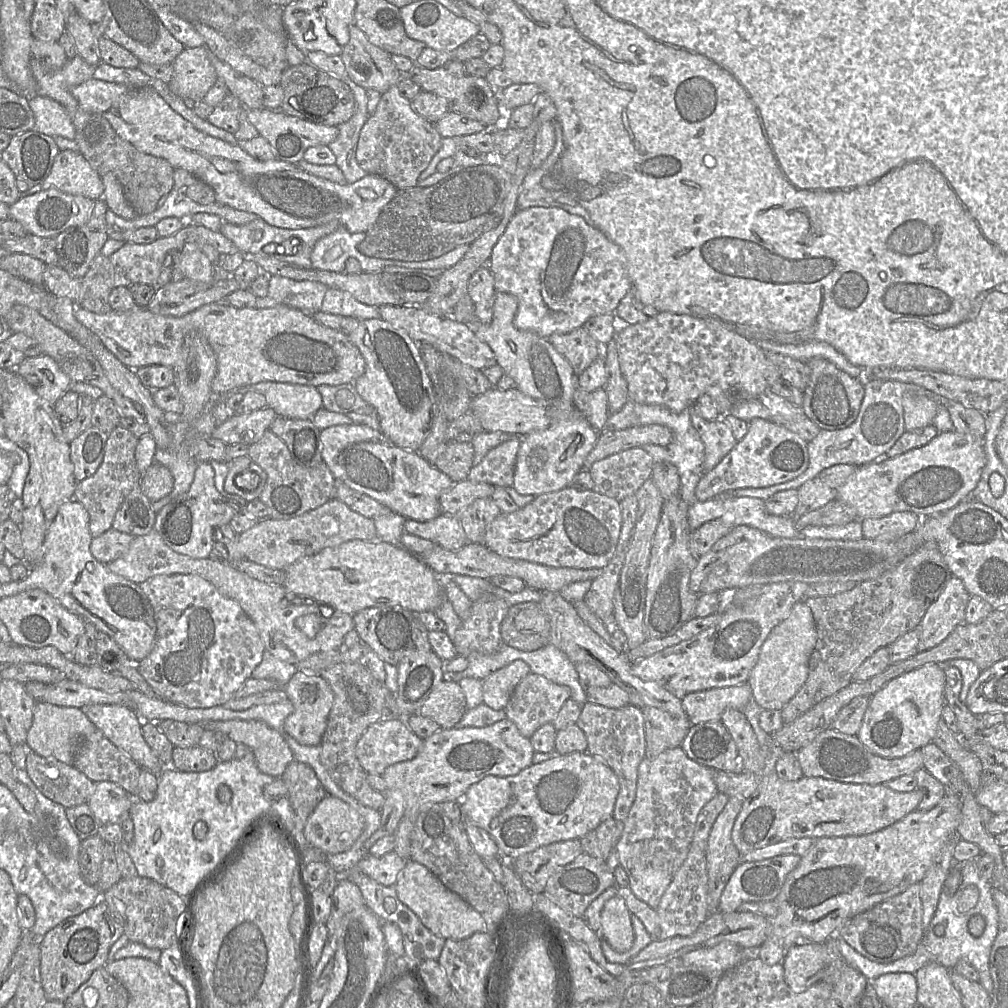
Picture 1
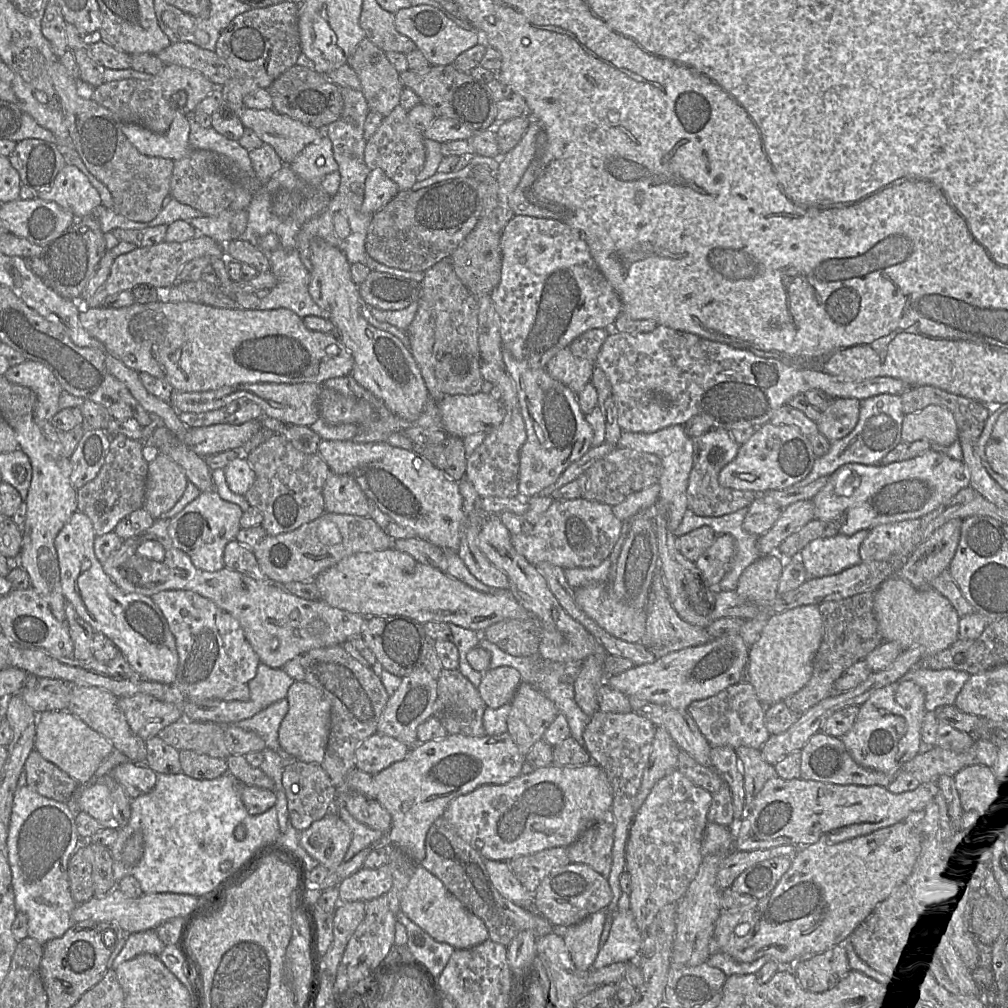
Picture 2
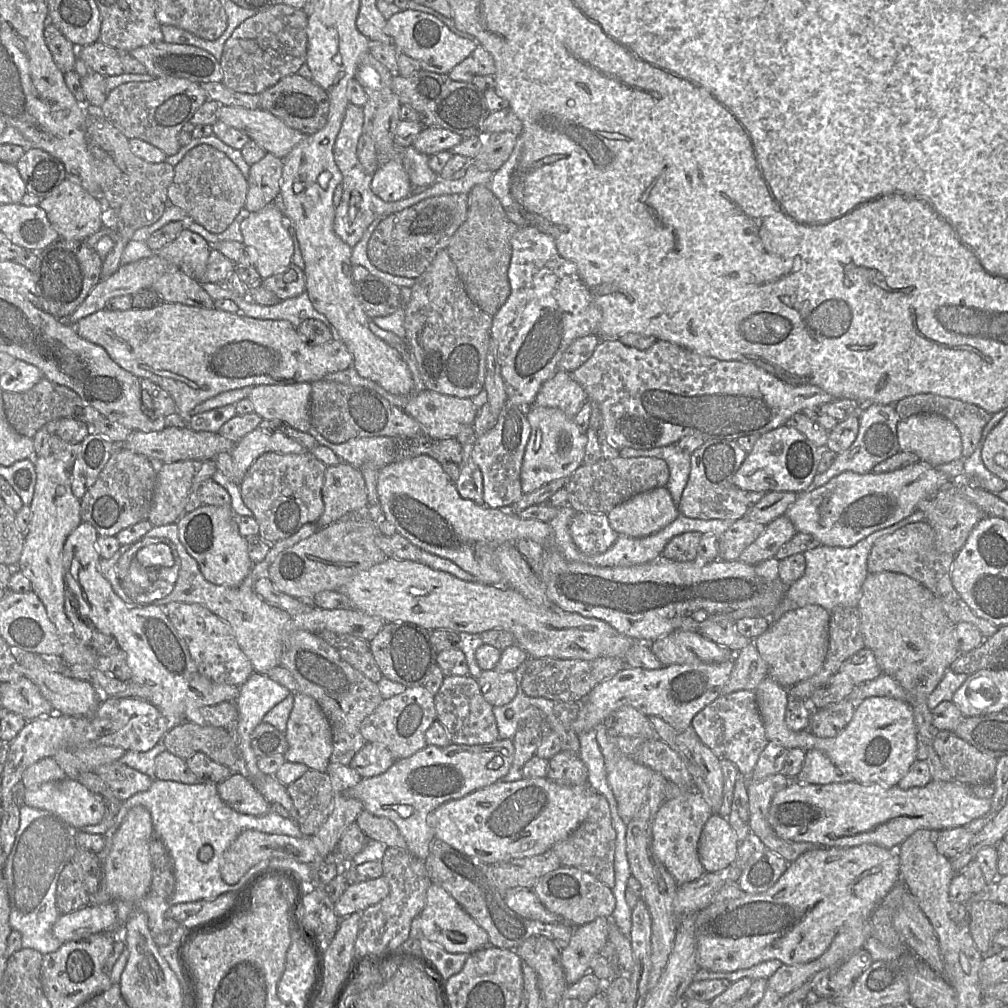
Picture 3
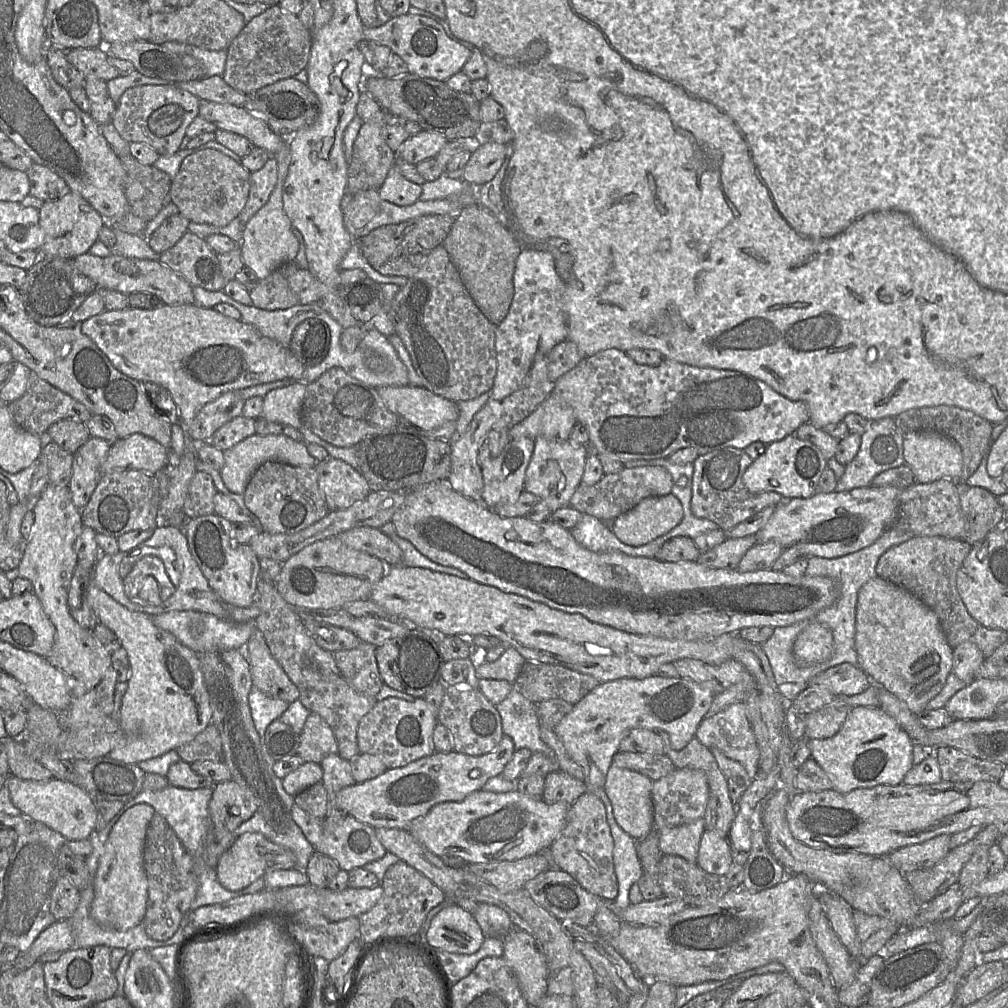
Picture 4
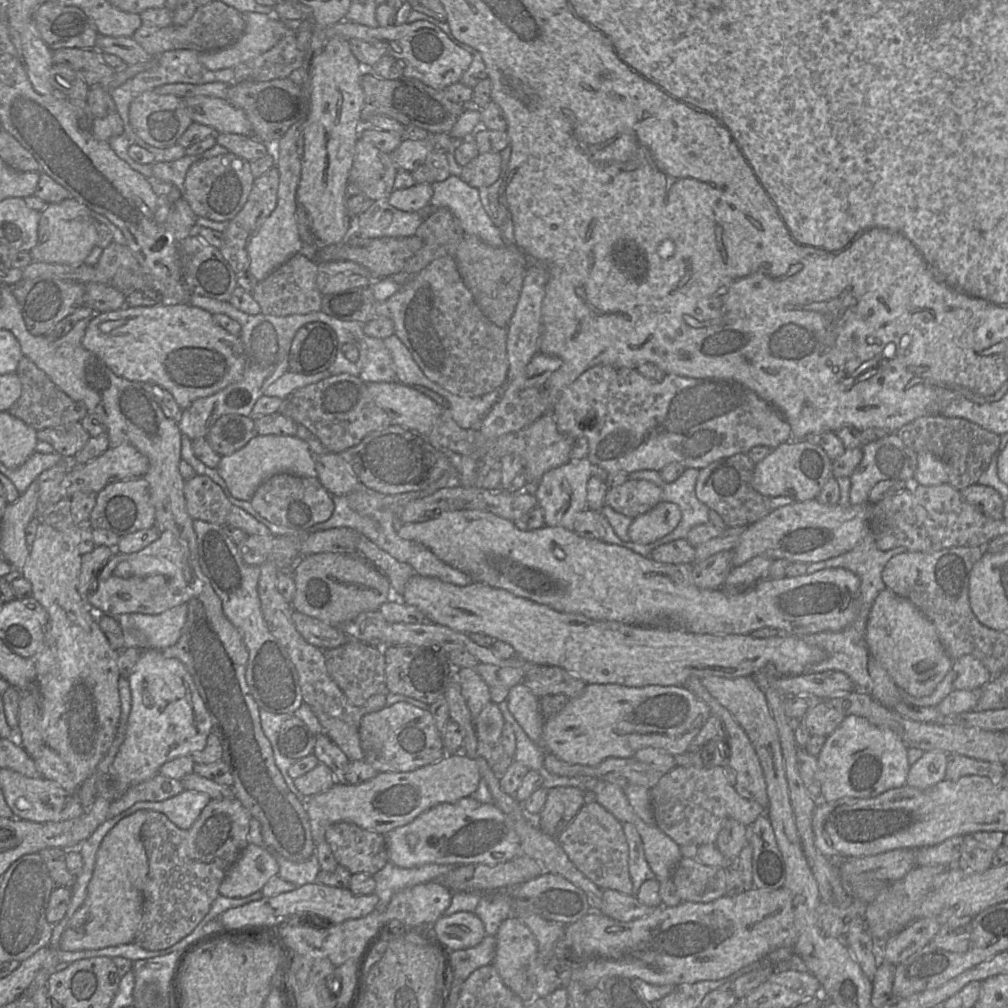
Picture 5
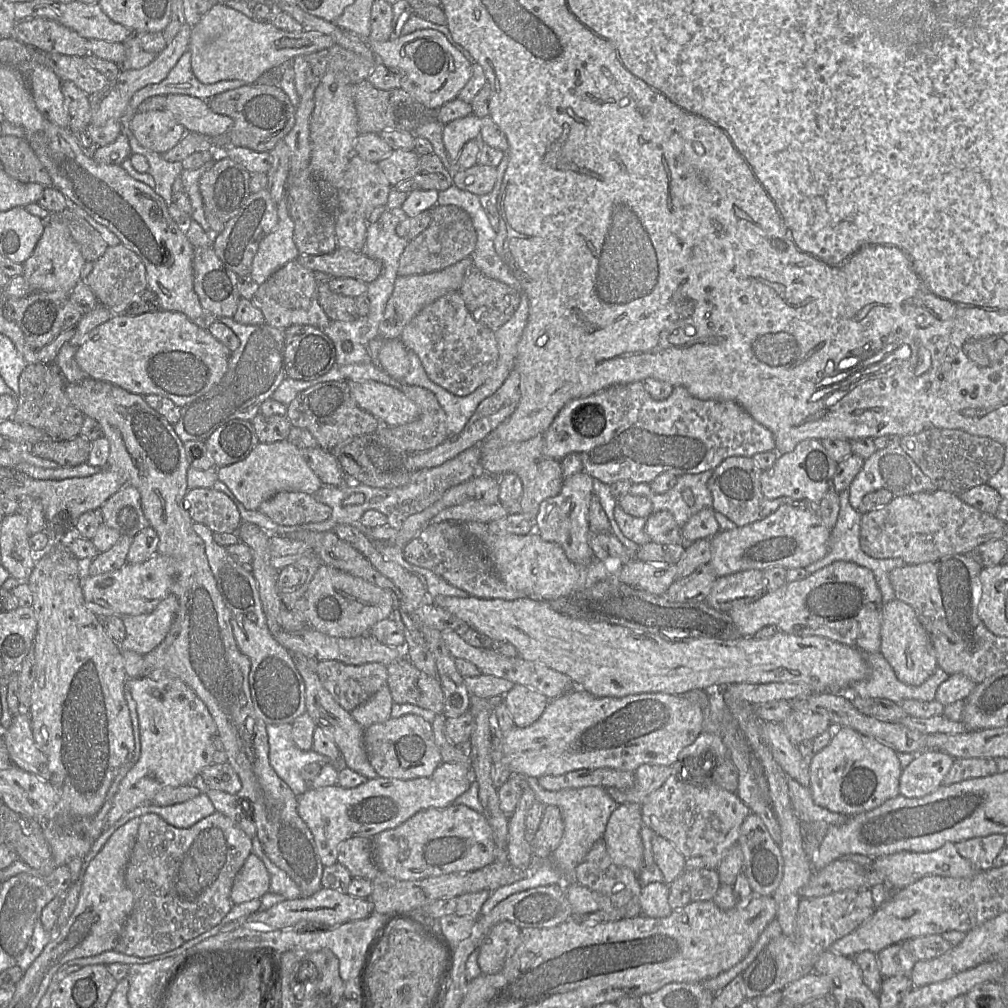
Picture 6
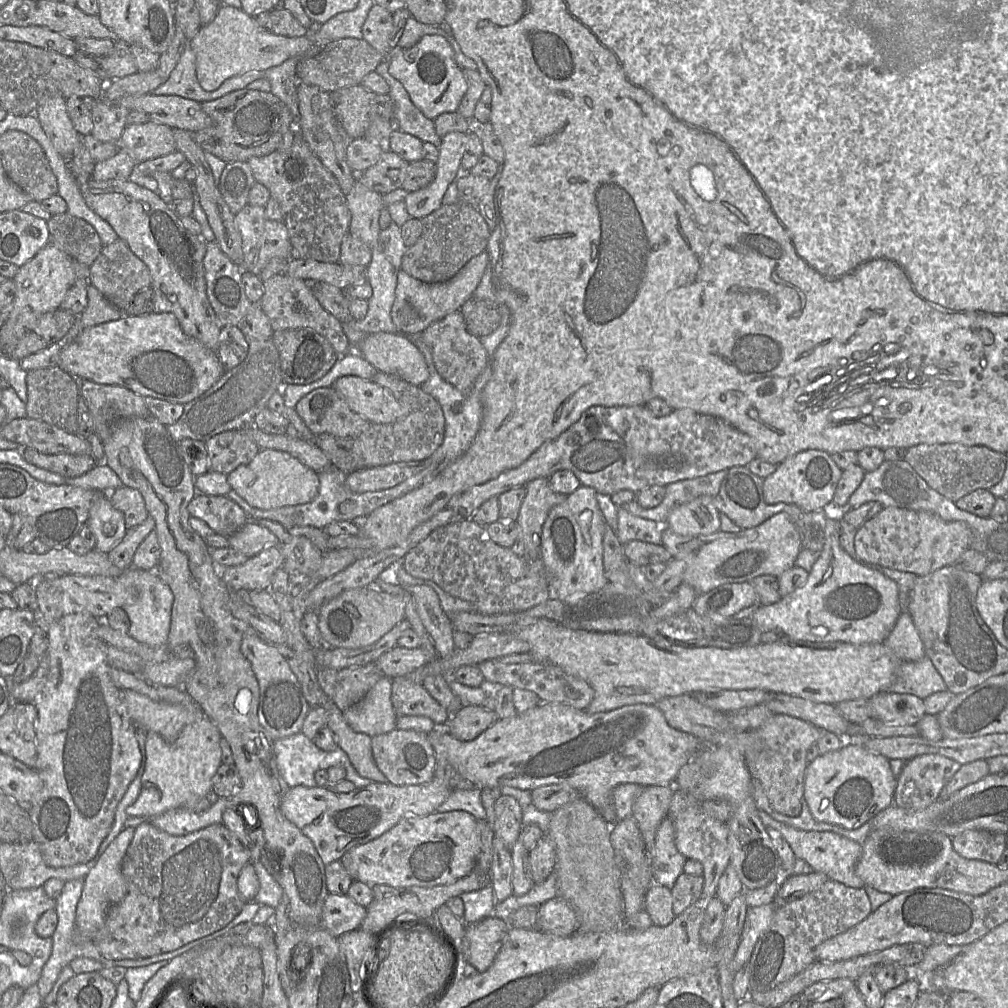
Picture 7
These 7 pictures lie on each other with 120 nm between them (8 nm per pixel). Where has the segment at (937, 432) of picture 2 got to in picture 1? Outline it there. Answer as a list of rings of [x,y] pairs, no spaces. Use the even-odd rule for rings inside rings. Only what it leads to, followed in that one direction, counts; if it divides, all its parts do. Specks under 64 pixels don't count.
[[[907,394],[902,398],[905,431],[913,431],[933,423],[939,407],[938,400],[926,395]]]

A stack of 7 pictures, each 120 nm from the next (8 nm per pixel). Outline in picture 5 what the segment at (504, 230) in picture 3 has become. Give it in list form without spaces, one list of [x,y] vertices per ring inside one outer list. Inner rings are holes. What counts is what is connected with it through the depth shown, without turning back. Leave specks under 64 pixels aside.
[[[464,233],[454,255],[457,270],[475,303],[492,323],[506,328],[519,300],[528,257],[516,246],[490,246],[479,237]]]

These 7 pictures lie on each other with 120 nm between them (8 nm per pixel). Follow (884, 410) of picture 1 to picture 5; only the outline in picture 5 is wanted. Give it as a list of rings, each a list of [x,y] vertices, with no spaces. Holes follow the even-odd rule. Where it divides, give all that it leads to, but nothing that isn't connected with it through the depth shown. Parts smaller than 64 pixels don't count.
[[[891,432],[877,441],[865,443],[863,457],[850,478],[849,501],[851,505],[868,503],[872,487],[883,480],[901,480],[912,484],[917,466],[917,453],[906,446],[896,433]]]

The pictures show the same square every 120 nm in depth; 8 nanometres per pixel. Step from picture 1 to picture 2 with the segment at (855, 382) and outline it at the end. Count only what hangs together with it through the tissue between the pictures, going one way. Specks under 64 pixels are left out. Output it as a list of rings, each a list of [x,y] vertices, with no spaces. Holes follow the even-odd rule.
[[[832,398],[816,422],[819,432],[829,442],[847,436],[858,422],[860,406],[861,401],[856,398]]]

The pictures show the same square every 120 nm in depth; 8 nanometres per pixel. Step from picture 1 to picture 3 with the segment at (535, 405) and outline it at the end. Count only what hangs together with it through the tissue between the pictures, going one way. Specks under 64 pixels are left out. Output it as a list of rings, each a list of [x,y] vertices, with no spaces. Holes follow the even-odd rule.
[[[428,389],[412,393],[403,410],[421,425],[424,434],[435,439],[455,438],[461,429],[474,423],[478,413],[471,398],[459,398]]]

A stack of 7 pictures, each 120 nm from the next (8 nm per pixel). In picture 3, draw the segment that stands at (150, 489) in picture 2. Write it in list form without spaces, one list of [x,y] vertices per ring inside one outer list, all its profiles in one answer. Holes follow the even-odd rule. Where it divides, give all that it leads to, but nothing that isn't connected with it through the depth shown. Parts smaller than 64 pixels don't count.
[[[186,460],[161,465],[148,521],[153,527],[176,523],[187,503],[199,462]]]

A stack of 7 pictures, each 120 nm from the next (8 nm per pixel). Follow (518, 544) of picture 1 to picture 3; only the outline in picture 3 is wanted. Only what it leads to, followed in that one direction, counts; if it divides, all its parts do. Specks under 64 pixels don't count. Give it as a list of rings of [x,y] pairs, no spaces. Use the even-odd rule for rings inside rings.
[[[577,512],[569,526],[570,535],[576,547],[584,554],[597,555],[607,551],[616,541],[619,534],[615,532],[602,513]]]

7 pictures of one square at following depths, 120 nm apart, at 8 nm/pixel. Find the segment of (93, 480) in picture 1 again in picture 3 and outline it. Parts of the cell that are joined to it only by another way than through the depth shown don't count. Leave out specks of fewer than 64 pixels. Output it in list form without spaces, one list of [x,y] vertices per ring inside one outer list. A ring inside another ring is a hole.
[[[123,445],[115,447],[115,450],[100,472],[96,482],[87,490],[80,500],[82,522],[91,524],[96,529],[98,536],[108,537],[116,536],[121,530],[141,521],[148,520],[156,479],[157,474],[147,457],[132,452]]]

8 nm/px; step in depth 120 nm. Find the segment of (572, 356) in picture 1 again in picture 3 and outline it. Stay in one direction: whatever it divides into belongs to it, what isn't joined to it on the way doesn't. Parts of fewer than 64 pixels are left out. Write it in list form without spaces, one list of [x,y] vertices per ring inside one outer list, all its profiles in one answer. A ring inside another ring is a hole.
[[[558,369],[542,384],[533,404],[558,408],[574,419],[586,402],[587,395],[580,384],[572,378],[571,372]]]

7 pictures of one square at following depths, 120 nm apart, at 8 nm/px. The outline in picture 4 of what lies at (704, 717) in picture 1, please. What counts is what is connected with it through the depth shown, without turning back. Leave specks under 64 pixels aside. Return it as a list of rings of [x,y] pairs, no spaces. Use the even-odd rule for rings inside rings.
[[[734,703],[711,717],[705,717],[696,730],[697,739],[708,748],[716,748],[725,756],[740,762],[750,778],[754,779],[759,771],[760,750],[747,718],[746,703]]]

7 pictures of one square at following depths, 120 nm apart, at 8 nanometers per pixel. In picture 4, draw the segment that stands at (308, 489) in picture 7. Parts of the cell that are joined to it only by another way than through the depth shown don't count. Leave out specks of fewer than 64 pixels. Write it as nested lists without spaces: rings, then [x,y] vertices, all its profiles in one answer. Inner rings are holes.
[[[255,433],[232,448],[223,451],[223,454],[224,466],[219,471],[221,478],[229,491],[240,495],[245,492],[256,469],[266,461],[277,461],[296,467],[315,467],[318,462],[309,454],[306,443],[294,441],[284,434],[259,435]]]

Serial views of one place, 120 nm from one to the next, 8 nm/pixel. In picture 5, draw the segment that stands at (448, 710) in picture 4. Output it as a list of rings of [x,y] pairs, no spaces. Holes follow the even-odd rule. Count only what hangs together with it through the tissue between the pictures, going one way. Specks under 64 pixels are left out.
[[[489,702],[473,719],[477,737],[477,755],[486,760],[494,775],[500,779],[514,761],[501,744],[502,729],[505,724],[497,704]]]

